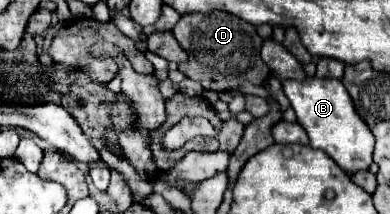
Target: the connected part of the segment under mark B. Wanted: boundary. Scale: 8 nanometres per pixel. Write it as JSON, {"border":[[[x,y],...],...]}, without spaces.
{"border":[[[306,78],[306,80],[284,80],[282,90],[290,100],[298,124],[306,130],[312,148],[324,150],[340,168],[346,172],[368,170],[372,164],[374,136],[366,122],[358,116],[354,102],[344,88],[342,80],[336,78]]]}

